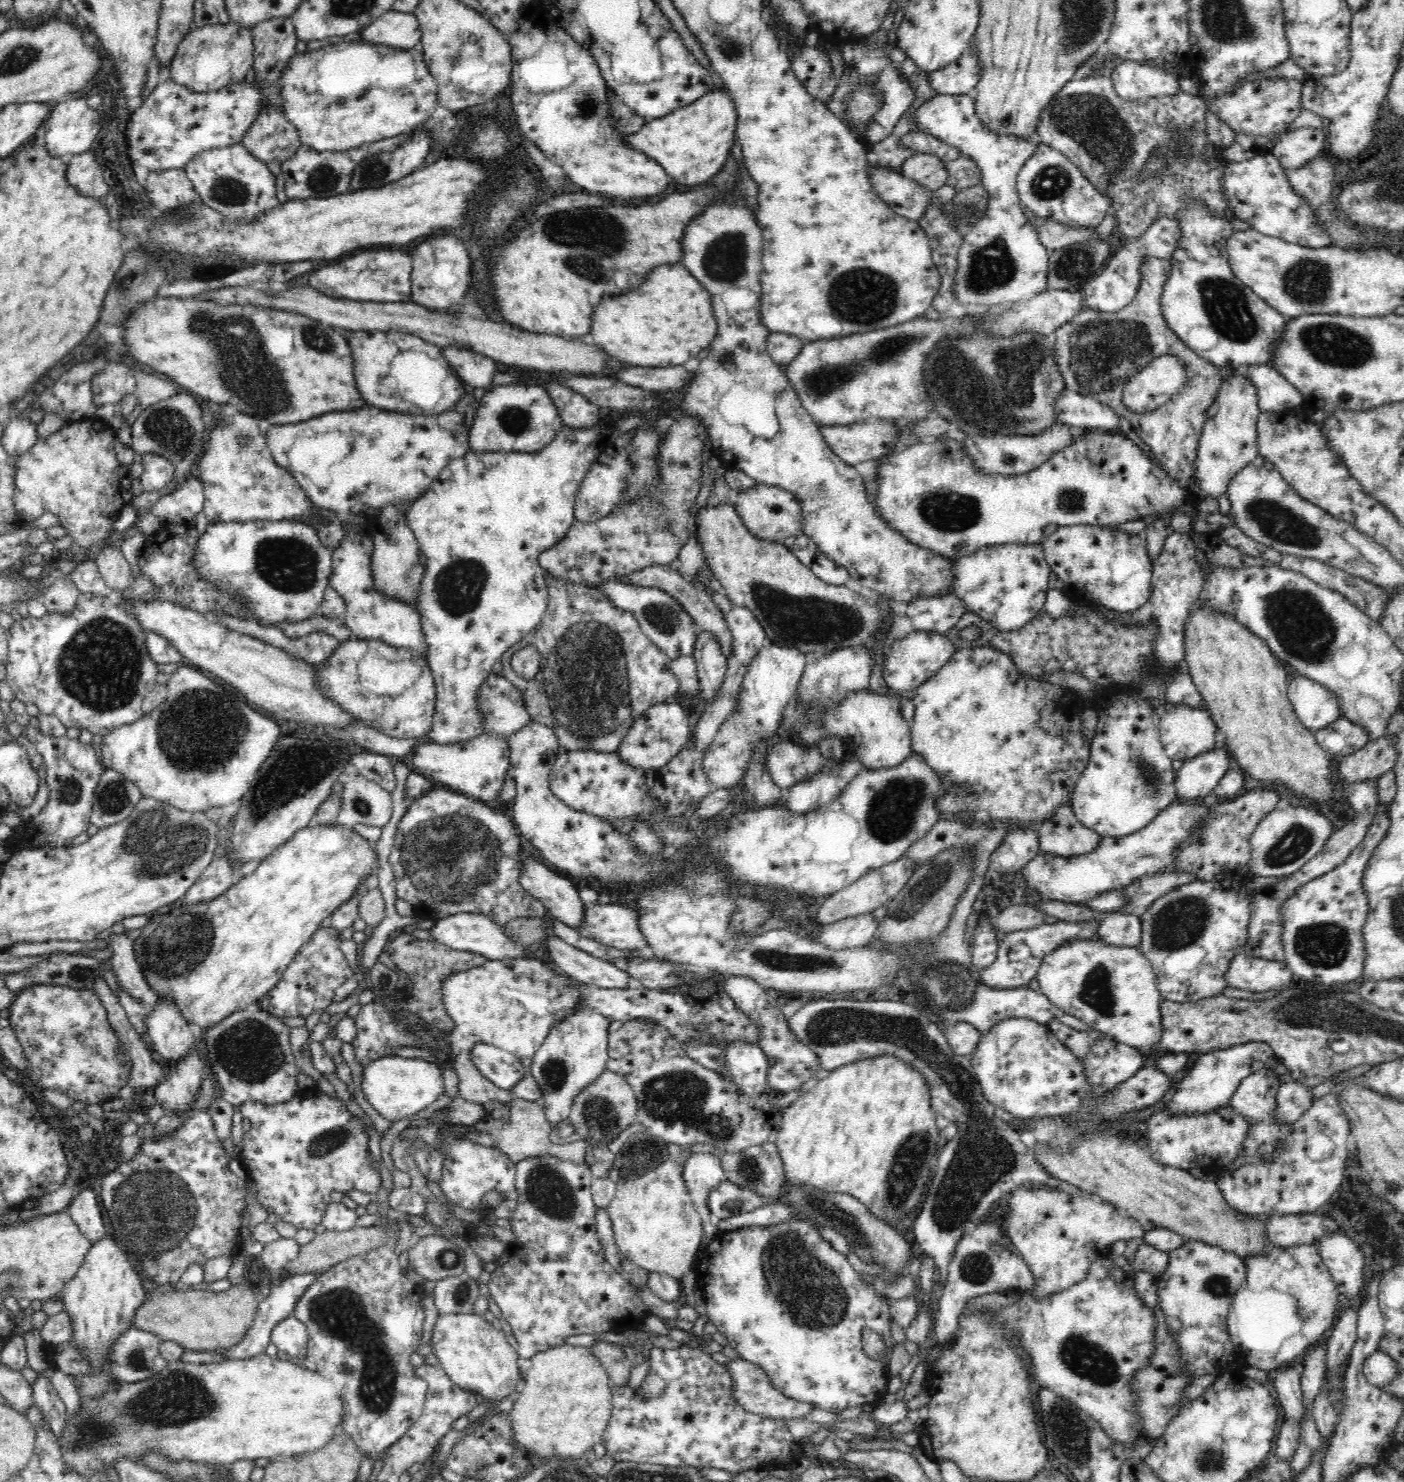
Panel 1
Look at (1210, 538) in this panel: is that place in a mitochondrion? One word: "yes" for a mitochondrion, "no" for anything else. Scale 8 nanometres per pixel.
no

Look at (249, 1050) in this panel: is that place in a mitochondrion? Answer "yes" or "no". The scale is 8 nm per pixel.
yes

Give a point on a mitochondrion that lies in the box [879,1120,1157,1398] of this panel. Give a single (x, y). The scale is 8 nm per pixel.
(980, 1165)

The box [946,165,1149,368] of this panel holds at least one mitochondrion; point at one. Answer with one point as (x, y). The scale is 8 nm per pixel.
(992, 266)

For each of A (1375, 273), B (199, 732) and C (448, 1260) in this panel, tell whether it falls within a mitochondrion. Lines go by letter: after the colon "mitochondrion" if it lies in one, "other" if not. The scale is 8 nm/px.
A: other
B: mitochondrion
C: mitochondrion

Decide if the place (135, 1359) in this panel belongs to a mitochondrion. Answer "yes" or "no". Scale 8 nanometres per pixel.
yes

